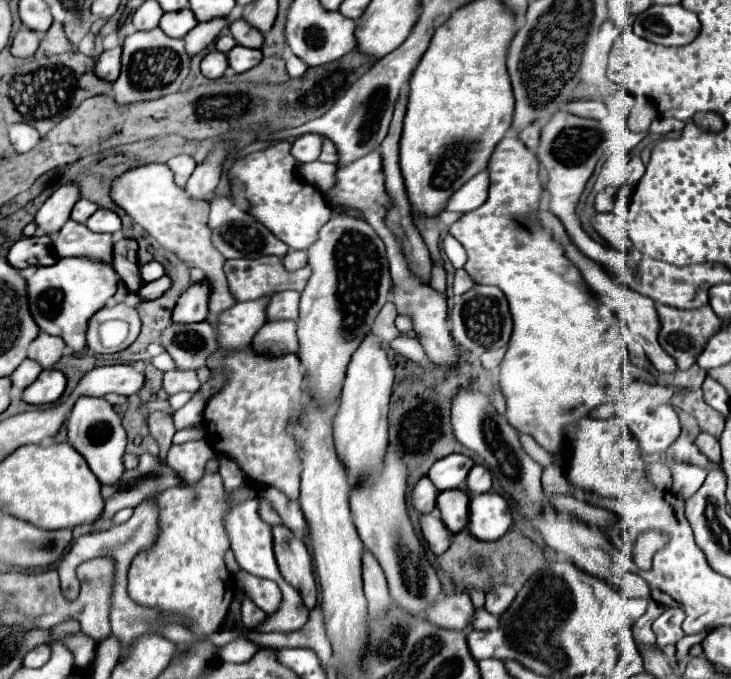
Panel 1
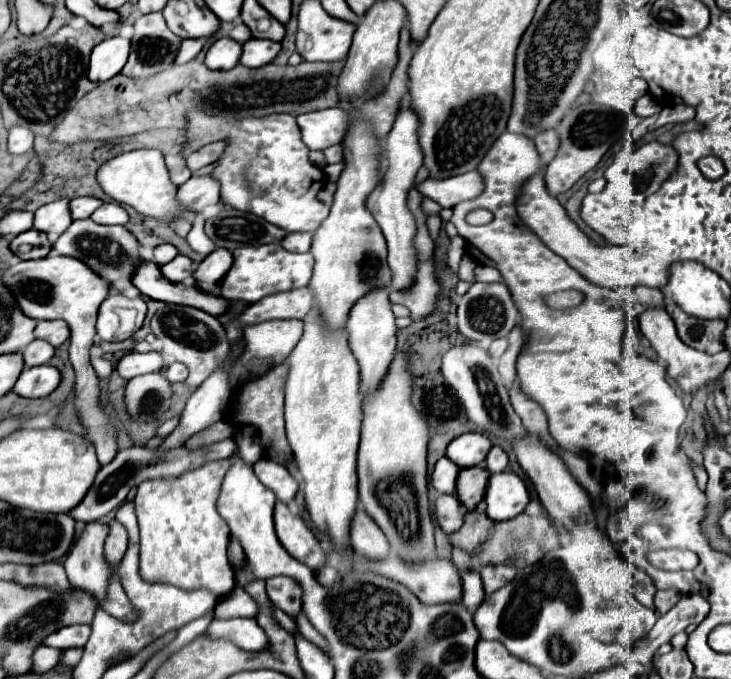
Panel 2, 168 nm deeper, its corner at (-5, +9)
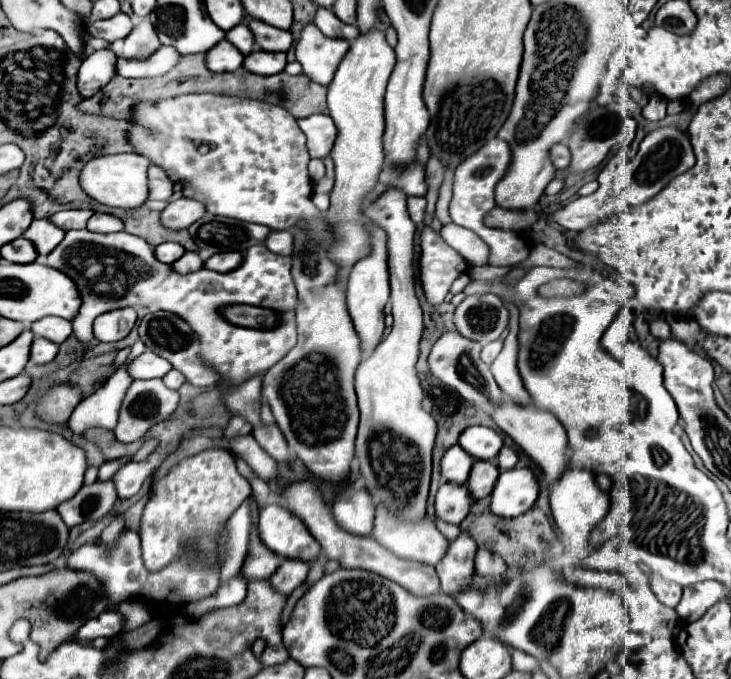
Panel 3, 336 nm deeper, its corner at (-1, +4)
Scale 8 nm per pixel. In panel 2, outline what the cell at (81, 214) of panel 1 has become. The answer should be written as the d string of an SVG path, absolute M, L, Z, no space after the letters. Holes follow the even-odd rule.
M81 196L81 198L73 198L71 200L71 218L75 220L83 220L83 218L89 218L93 214L95 208L99 208L103 202L99 198L87 198L87 196Z

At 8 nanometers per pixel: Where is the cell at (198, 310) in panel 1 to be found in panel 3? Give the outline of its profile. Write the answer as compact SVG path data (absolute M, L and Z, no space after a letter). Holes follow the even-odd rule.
M225 251L225 253L217 253L211 259L207 259L205 267L223 273L223 271L233 271L235 267L239 267L241 261L243 261L243 253L239 253L239 251Z

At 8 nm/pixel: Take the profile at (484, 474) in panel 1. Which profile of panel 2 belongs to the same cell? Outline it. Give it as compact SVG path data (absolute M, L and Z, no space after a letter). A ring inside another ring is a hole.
M493 446L485 458L485 468L491 472L491 474L497 474L497 472L503 472L507 468L507 454L499 448L499 446Z

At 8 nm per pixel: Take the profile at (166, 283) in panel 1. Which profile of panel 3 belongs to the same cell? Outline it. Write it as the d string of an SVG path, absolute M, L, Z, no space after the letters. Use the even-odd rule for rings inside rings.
M187 251L181 259L177 259L175 263L173 263L173 269L177 271L177 273L193 273L193 271L199 271L201 267L205 265L205 261L201 259L201 255L199 255L199 251Z

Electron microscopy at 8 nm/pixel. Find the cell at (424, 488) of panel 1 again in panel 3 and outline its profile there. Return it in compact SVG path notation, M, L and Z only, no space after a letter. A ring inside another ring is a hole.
M459 445L449 447L441 459L443 481L467 483L473 463L475 463L475 459L471 459L471 455L467 455L467 451L463 451L463 447L459 447Z

